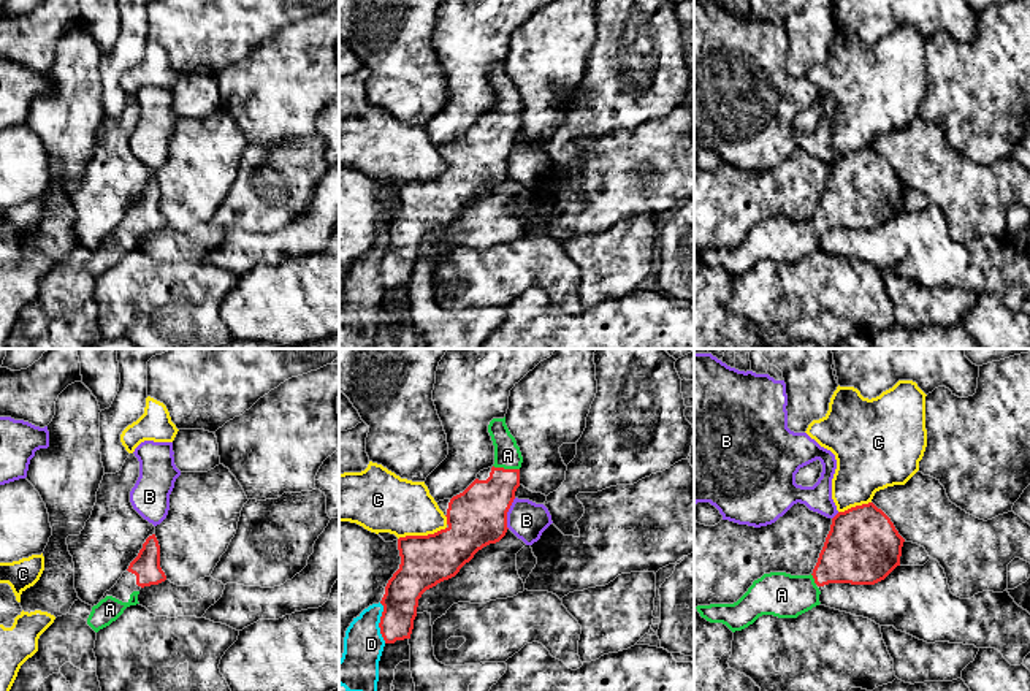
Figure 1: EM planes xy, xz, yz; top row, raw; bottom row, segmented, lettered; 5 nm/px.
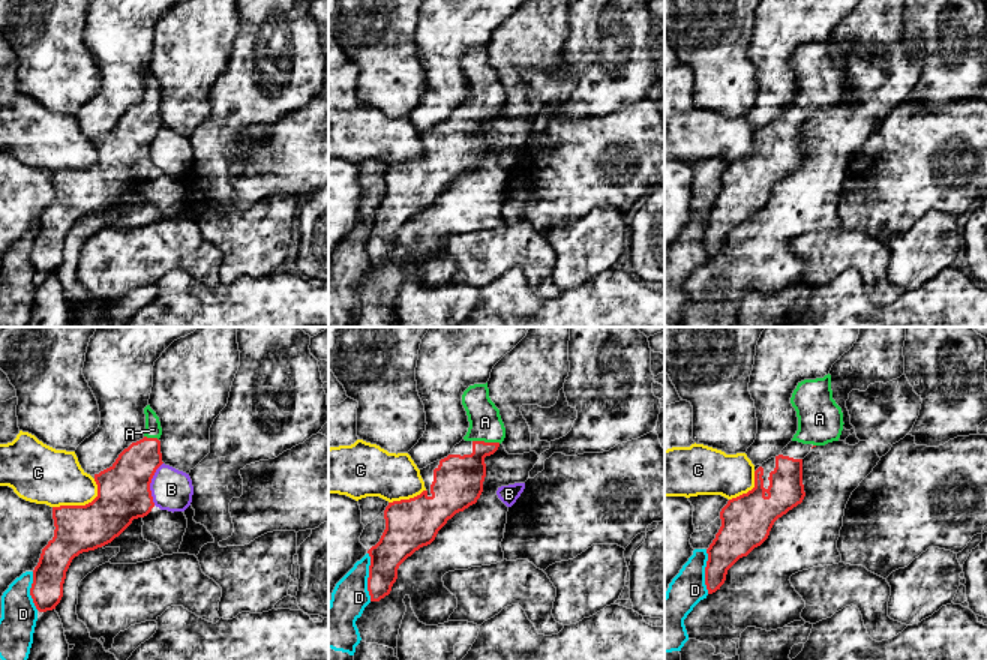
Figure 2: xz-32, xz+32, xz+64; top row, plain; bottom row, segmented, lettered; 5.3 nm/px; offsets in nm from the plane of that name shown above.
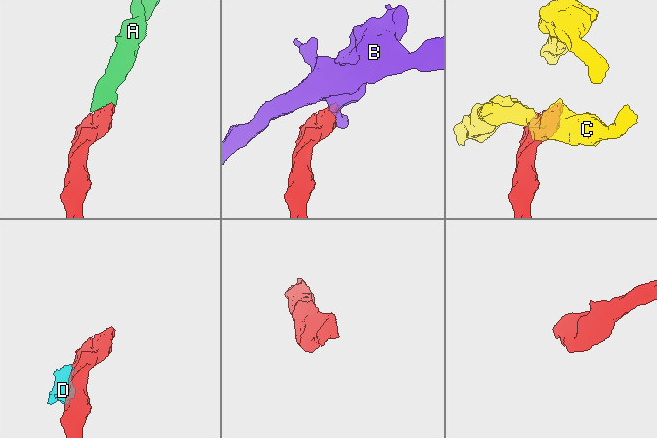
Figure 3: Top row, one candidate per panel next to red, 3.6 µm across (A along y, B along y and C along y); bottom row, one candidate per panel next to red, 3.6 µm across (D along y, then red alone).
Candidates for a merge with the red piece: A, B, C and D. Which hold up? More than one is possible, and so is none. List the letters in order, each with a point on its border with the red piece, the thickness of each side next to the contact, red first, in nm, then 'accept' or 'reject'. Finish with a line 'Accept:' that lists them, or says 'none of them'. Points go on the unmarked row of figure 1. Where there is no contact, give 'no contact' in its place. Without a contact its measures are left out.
A: xz (506, 114) | 280/140 nm | accept
B: xz (506, 159) | 300/190 nm | reject
C: xz (422, 181) | 260/300 nm | reject
D: xz (379, 268) | 180/200 nm | reject
Accept: A

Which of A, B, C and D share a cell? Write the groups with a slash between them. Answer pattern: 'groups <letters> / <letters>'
groups A / B / C / D

